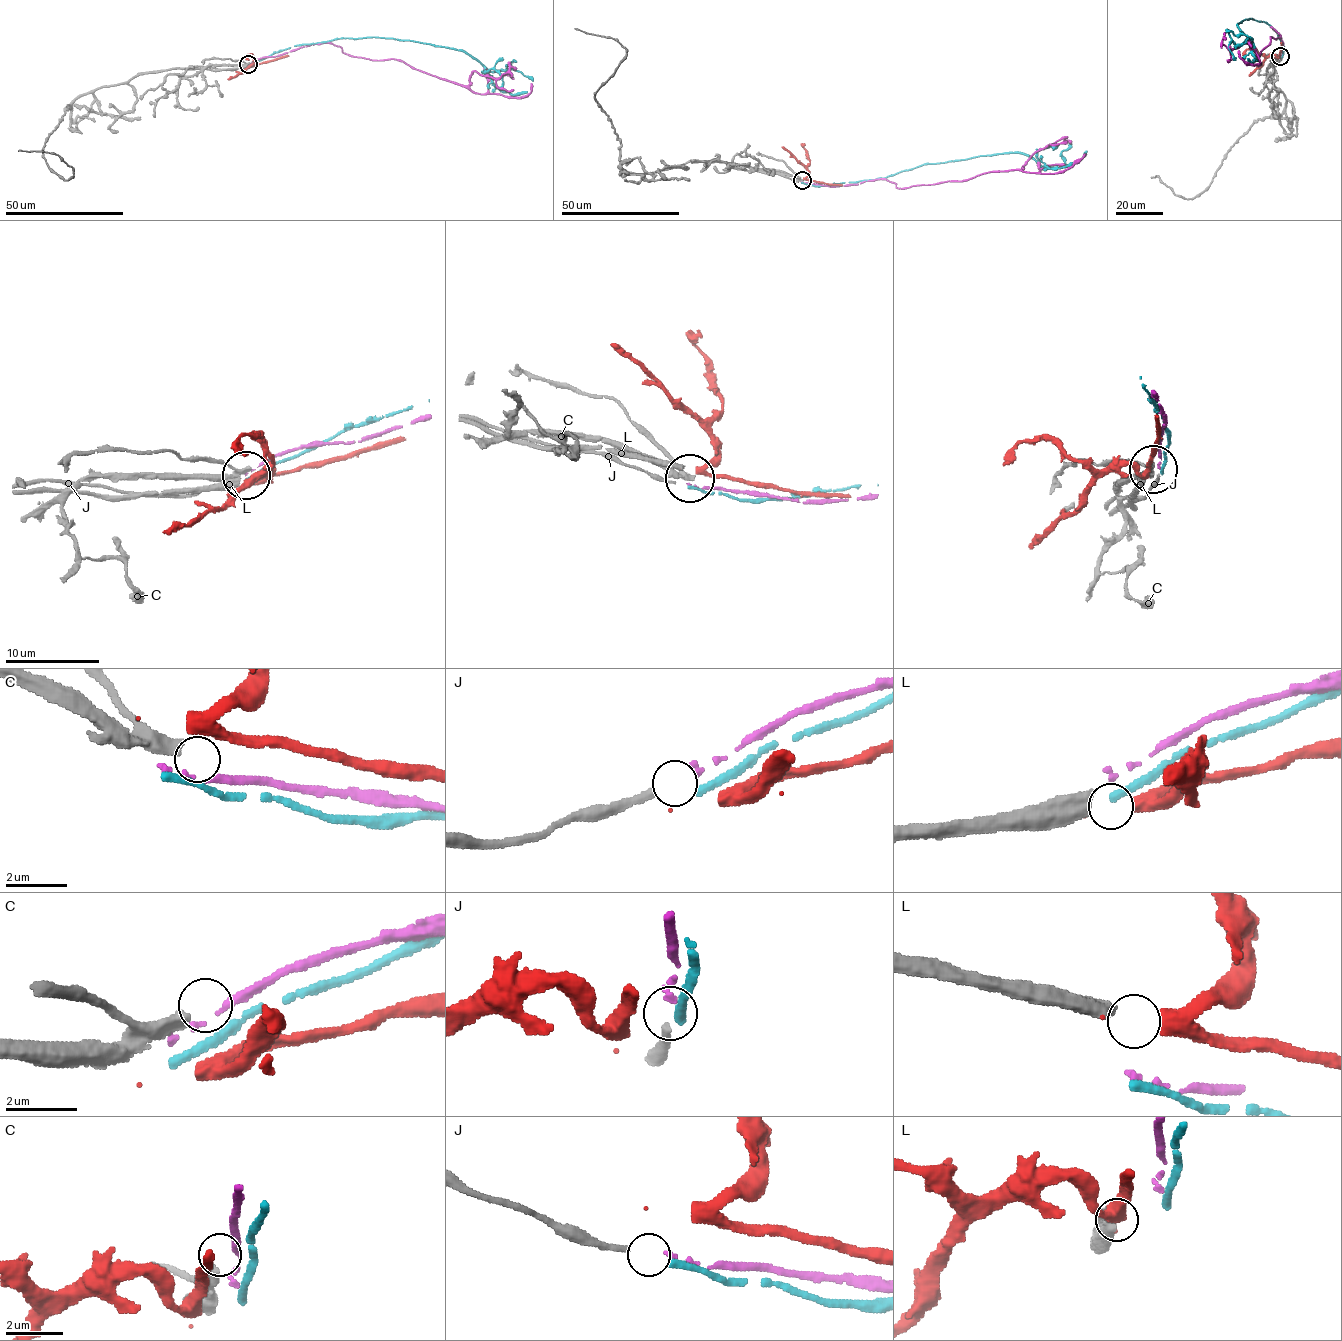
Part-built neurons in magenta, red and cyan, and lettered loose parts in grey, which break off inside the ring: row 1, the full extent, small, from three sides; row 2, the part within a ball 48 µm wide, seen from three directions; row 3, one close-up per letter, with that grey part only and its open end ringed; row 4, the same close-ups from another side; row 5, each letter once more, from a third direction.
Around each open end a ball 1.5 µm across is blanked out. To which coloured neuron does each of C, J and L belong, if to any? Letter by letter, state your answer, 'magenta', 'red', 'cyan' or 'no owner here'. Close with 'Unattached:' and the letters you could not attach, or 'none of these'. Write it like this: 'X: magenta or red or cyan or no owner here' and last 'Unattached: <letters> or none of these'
C: no owner here
J: magenta
L: red
Unattached: C

